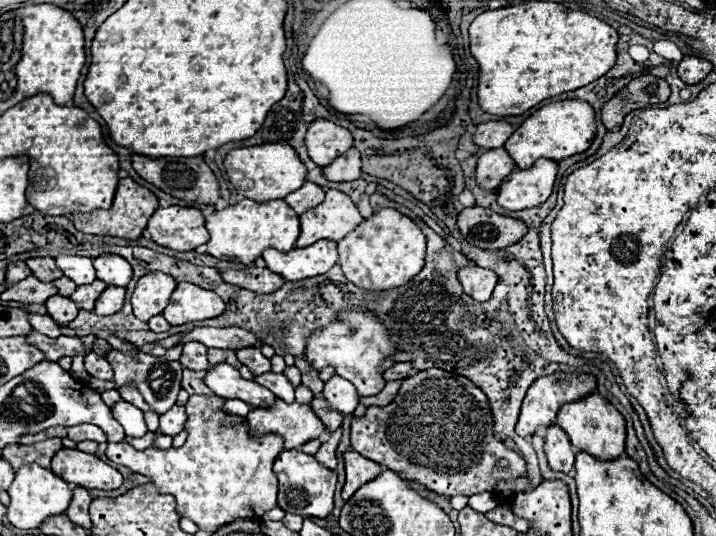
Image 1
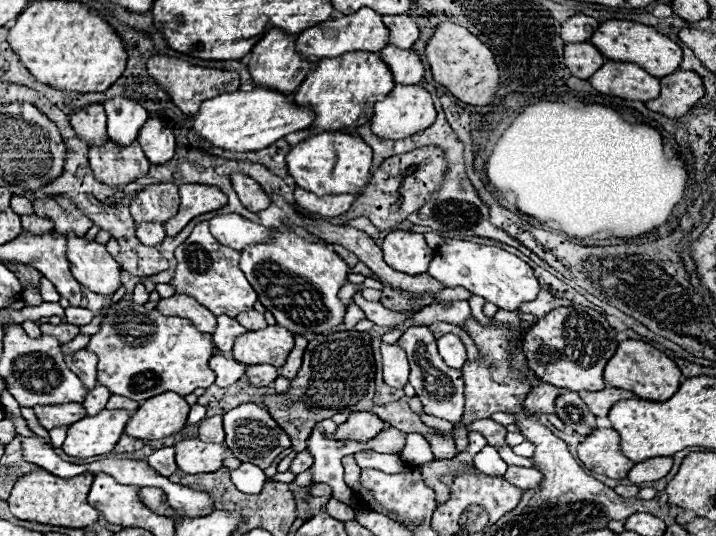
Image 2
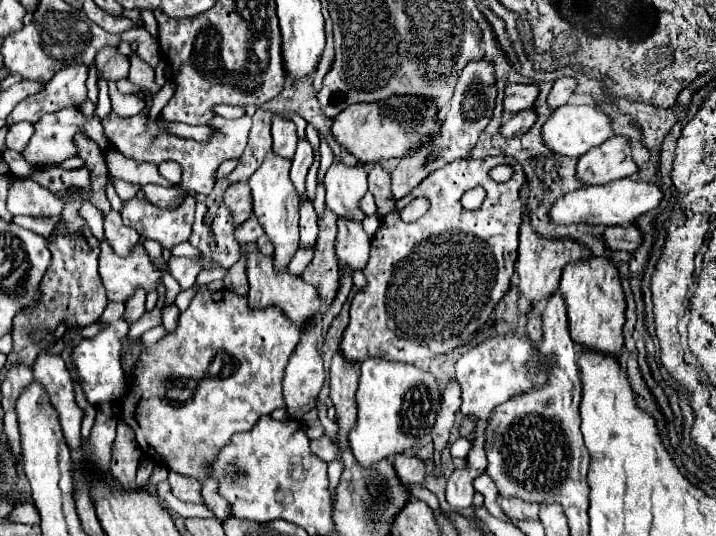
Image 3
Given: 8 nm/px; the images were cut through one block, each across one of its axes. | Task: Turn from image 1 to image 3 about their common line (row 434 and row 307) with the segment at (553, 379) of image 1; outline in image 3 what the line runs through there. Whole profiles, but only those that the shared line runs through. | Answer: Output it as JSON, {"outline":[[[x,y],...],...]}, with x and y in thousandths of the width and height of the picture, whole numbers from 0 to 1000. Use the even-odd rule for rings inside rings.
{"outline":[[[735,403],[729,422],[726,422],[726,463],[723,463],[723,489],[721,489],[721,507],[723,507],[723,537],[726,537],[726,563],[723,575],[726,582],[737,582],[740,571],[746,571],[754,560],[763,560],[771,552],[771,545],[779,541],[785,504],[793,489],[816,485],[824,478],[824,463],[796,448],[796,444],[760,444],[746,425],[740,422],[740,407]]]}

